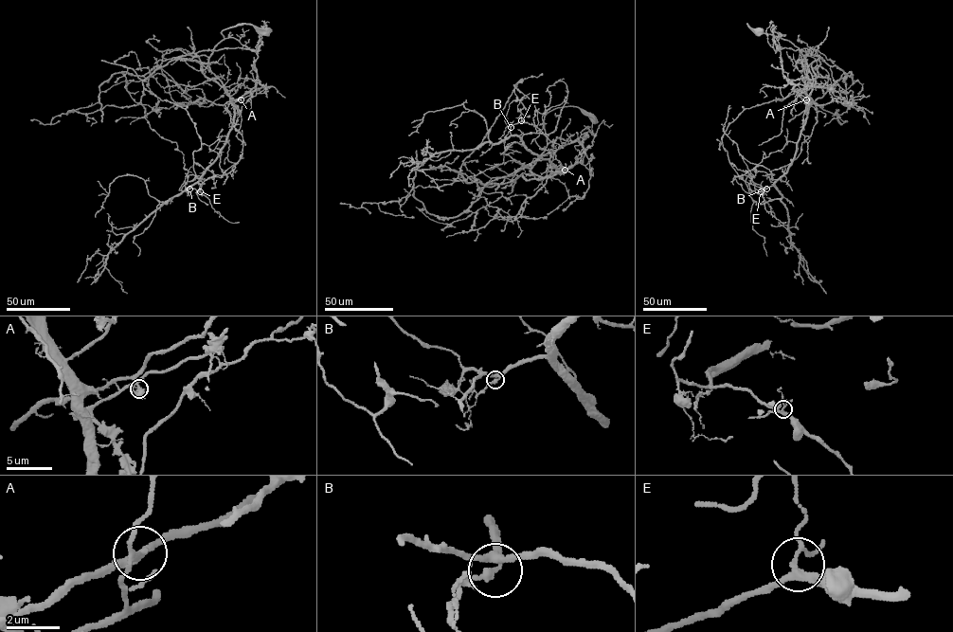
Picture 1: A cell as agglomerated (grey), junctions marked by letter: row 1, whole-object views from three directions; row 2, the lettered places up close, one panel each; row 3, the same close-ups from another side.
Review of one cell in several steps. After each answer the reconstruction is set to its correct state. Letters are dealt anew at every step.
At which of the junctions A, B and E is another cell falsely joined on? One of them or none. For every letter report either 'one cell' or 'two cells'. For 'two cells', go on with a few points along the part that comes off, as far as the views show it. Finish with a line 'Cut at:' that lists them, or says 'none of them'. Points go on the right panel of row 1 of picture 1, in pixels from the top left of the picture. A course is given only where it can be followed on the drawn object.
A: two cells; course (806, 99), (782, 74), (782, 48), (819, 56), (848, 75), (851, 74), (836, 81), (821, 97), (788, 121)
B: one cell
E: one cell
Cut at: A

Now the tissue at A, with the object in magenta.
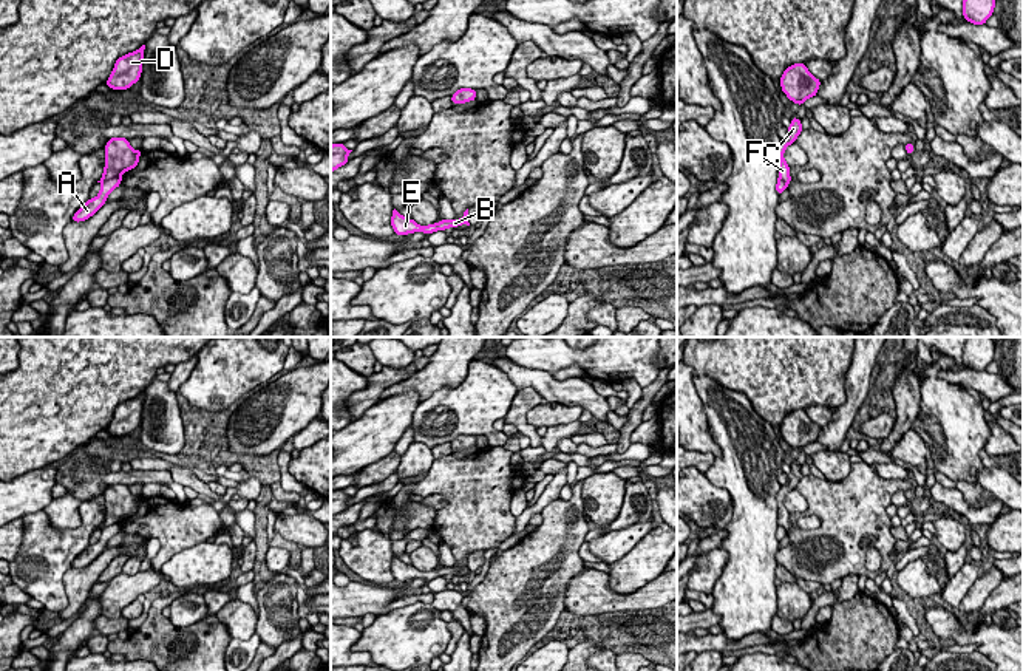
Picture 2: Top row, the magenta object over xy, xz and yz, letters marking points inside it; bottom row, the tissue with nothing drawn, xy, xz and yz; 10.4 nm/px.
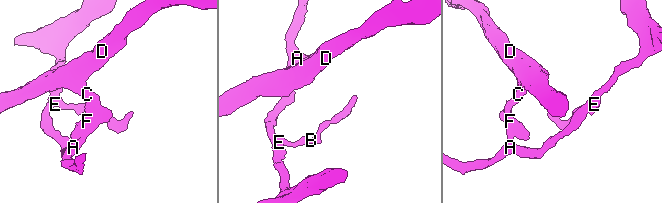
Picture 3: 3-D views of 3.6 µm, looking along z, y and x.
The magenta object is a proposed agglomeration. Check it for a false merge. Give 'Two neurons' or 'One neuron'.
Two neurons

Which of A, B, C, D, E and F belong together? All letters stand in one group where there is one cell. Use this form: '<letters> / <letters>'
A B E / C D F

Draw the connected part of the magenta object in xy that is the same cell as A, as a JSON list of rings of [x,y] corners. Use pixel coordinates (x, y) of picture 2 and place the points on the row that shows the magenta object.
[[[107,142],[107,148],[105,148],[105,164],[111,164],[114,167],[114,176],[104,181],[100,192],[96,198],[88,199],[74,215],[73,215],[73,221],[79,223],[79,221],[85,221],[90,216],[93,216],[105,203],[107,203],[107,196],[110,192],[113,192],[116,187],[121,186],[122,181],[122,173],[127,170],[131,170],[138,165],[139,162],[139,156],[141,153],[127,153],[125,156],[119,156],[124,158],[127,162],[127,167],[124,170],[119,169],[121,161],[111,161],[111,155],[108,152],[108,147],[114,147],[114,142]]]

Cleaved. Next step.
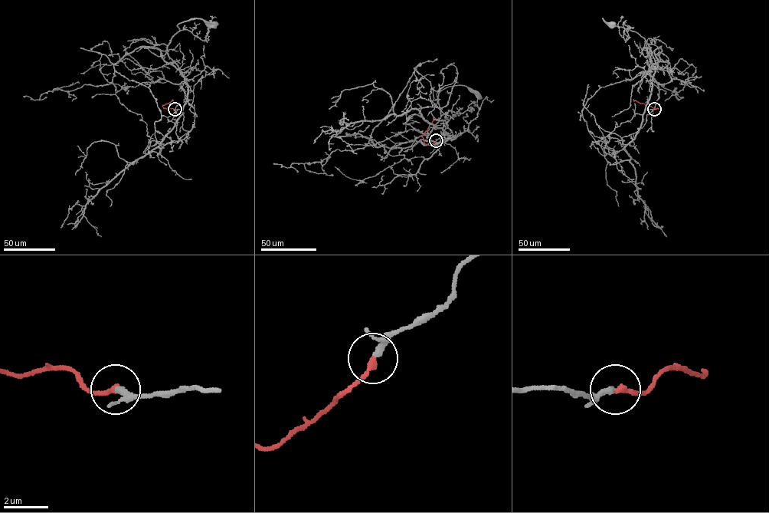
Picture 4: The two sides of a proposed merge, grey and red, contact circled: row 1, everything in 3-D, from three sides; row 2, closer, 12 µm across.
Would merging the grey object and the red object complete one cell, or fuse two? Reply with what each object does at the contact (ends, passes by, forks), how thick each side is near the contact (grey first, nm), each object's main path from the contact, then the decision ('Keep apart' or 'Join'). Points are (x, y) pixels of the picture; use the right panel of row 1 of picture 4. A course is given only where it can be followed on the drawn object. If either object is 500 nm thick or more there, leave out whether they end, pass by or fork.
At the ring grey passes by. At the ring red ends. Thickness 200 nm (grey) against 260 nm. Course of grey: (654, 109), (646, 106), (656, 65), (649, 47), (635, 31), (610, 24), (602, 18), (611, 24). Course of red: (654, 109), (658, 108), (633, 100). Join

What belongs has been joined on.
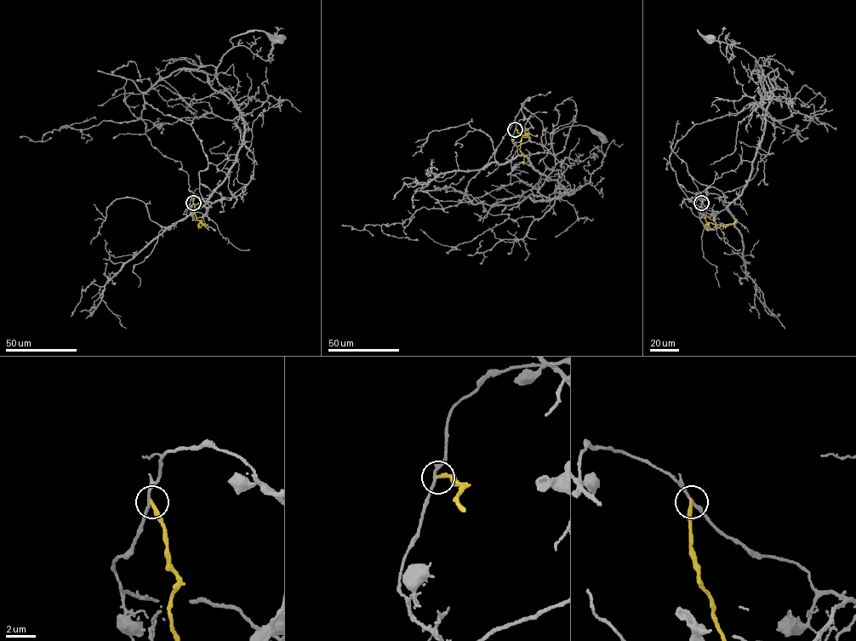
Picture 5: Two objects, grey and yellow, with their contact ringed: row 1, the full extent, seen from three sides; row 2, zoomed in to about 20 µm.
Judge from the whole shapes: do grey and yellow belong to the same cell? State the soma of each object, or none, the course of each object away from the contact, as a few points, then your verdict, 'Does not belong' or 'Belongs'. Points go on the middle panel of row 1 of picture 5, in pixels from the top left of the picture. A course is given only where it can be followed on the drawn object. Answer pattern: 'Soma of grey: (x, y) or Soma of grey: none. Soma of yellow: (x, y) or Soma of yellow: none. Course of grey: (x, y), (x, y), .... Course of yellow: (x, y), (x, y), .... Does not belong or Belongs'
Soma of grey: (602, 138). Soma of yellow: none. Course of grey: (515, 129), (516, 152), (565, 189), (550, 198), (538, 190), (555, 165), (553, 134), (584, 125), (602, 137). Course of yellow: (515, 129), (522, 135), (520, 150), (523, 156), (523, 164). Does not belong

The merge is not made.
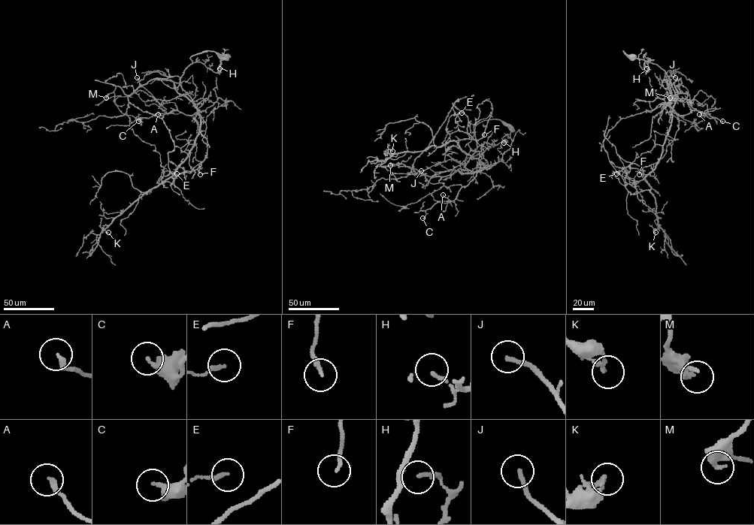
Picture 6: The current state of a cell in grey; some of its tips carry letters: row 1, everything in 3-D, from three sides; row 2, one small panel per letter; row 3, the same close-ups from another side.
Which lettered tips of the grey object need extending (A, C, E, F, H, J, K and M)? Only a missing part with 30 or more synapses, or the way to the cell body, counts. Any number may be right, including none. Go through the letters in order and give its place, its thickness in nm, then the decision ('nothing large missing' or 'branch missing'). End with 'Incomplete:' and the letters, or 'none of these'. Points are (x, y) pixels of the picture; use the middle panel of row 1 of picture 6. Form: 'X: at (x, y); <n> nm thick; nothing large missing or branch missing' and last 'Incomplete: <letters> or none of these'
A: at (443, 194); 200 nm thick; nothing large missing
C: at (422, 218); 340 nm thick; nothing large missing
E: at (461, 113); 180 nm thick; nothing large missing
F: at (484, 134); 170 nm thick; nothing large missing
H: at (504, 143); 150 nm thick; nothing large missing
J: at (421, 170); 190 nm thick; branch missing
K: at (392, 151); 130 nm thick; nothing large missing
M: at (390, 165); 320 nm thick; nothing large missing
Incomplete: J

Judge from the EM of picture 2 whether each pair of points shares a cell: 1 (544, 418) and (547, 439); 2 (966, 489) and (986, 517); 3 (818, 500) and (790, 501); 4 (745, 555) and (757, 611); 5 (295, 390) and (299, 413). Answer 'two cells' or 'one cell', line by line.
1: two cells
2: two cells
3: two cells
4: one cell
5: one cell

